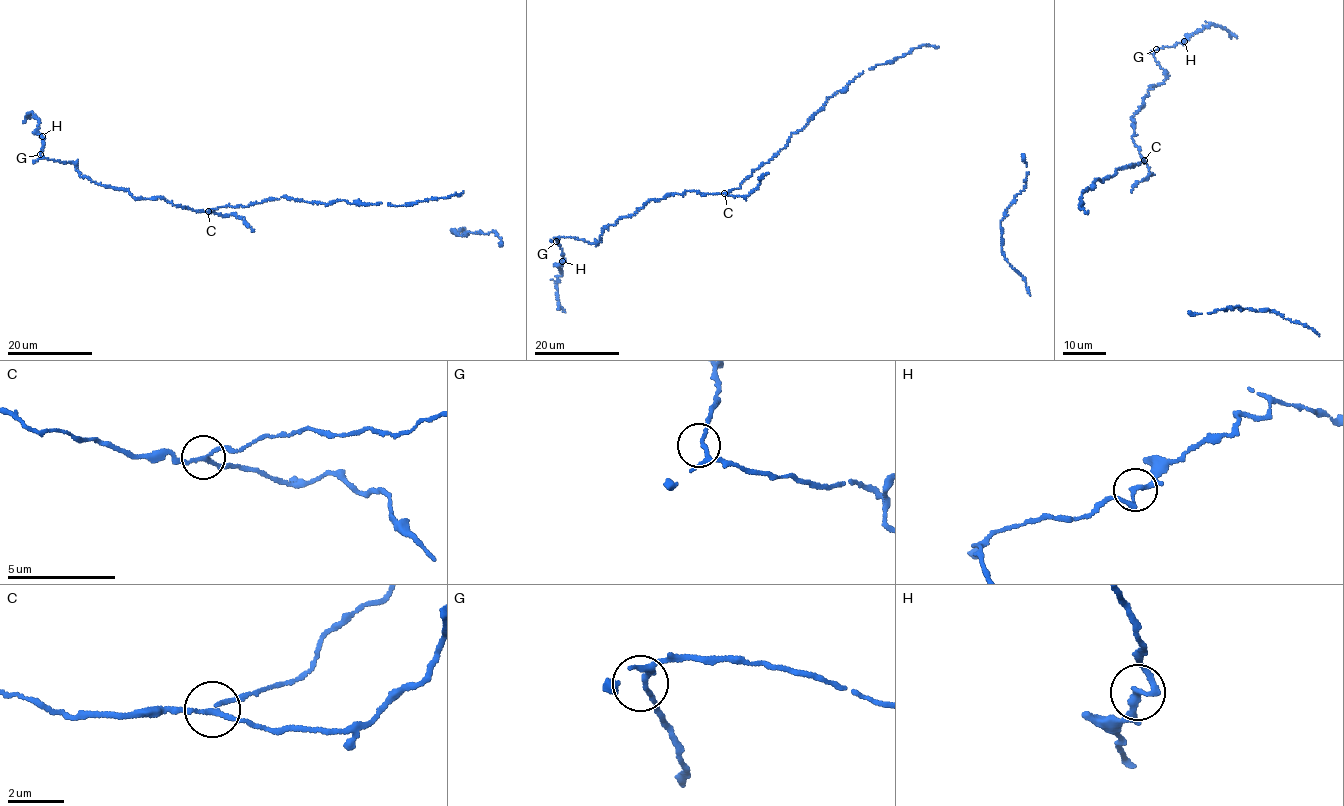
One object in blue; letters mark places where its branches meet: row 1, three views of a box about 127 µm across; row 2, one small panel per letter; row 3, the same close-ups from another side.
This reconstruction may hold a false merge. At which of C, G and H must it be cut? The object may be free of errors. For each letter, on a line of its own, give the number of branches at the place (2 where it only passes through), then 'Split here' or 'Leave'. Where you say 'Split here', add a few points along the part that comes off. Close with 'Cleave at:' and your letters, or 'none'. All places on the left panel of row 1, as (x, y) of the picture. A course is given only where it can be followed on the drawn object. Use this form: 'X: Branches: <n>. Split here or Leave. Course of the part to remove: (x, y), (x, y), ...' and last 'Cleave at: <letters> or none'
C: Branches: 3. Split here. Course of the part to remove: (208, 210), (244, 218), (253, 231)
G: Branches: 3. Leave
H: Branches: 3. Leave
Cleave at: C

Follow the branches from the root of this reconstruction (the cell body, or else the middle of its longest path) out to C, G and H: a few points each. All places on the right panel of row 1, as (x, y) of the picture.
C: (1104, 179), (1113, 176), (1117, 169), (1139, 165), (1144, 160)
G: (1104, 179), (1145, 162), (1132, 139), (1131, 118), (1167, 74), (1156, 49)
H: (1104, 179), (1145, 162), (1132, 139), (1131, 118), (1167, 74), (1153, 52), (1183, 41)

